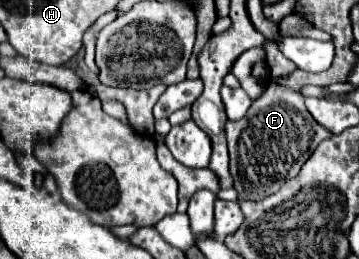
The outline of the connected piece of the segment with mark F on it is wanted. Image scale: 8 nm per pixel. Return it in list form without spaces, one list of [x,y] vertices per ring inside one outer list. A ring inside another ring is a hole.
[[[266,40],[264,42],[266,62],[272,70],[272,78],[268,84],[268,92],[258,98],[246,116],[236,122],[226,124],[226,138],[228,138],[228,150],[230,150],[230,172],[234,178],[234,188],[238,190],[238,196],[244,198],[246,194],[254,194],[256,200],[274,194],[280,190],[280,186],[296,174],[302,164],[312,156],[312,152],[318,148],[318,144],[332,136],[328,128],[324,128],[320,122],[314,120],[314,116],[306,110],[302,94],[296,94],[292,90],[286,90],[286,86],[280,84],[282,78],[290,76],[290,72],[296,70],[296,64],[278,50],[276,42]]]

